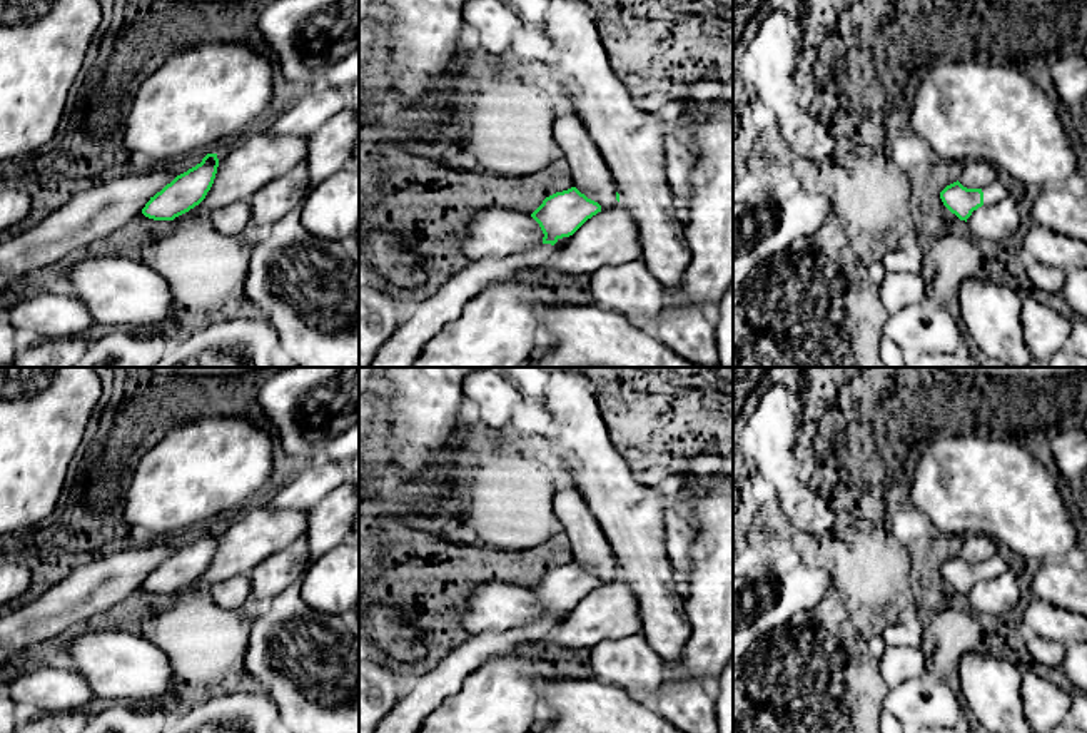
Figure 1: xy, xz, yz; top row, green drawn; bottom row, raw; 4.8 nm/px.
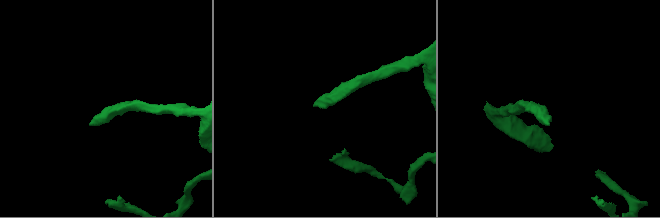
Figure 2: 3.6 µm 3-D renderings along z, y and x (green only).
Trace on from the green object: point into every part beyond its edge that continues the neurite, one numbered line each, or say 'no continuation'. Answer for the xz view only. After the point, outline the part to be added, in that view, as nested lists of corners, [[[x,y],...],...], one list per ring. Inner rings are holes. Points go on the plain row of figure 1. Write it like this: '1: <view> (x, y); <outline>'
1: xz (470, 653); [[[538,618],[526,626],[508,631],[458,636],[452,651],[419,676],[417,685],[392,706],[374,733],[417,733],[424,720],[447,696],[458,693],[473,671],[501,655],[528,650],[546,639],[553,626],[554,619]]]

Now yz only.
1: yz (997, 565); [[[1002,553],[995,554],[990,559],[985,559],[982,566],[983,566],[983,579],[993,579],[1002,573],[1005,573],[1007,569],[1010,569]]]

